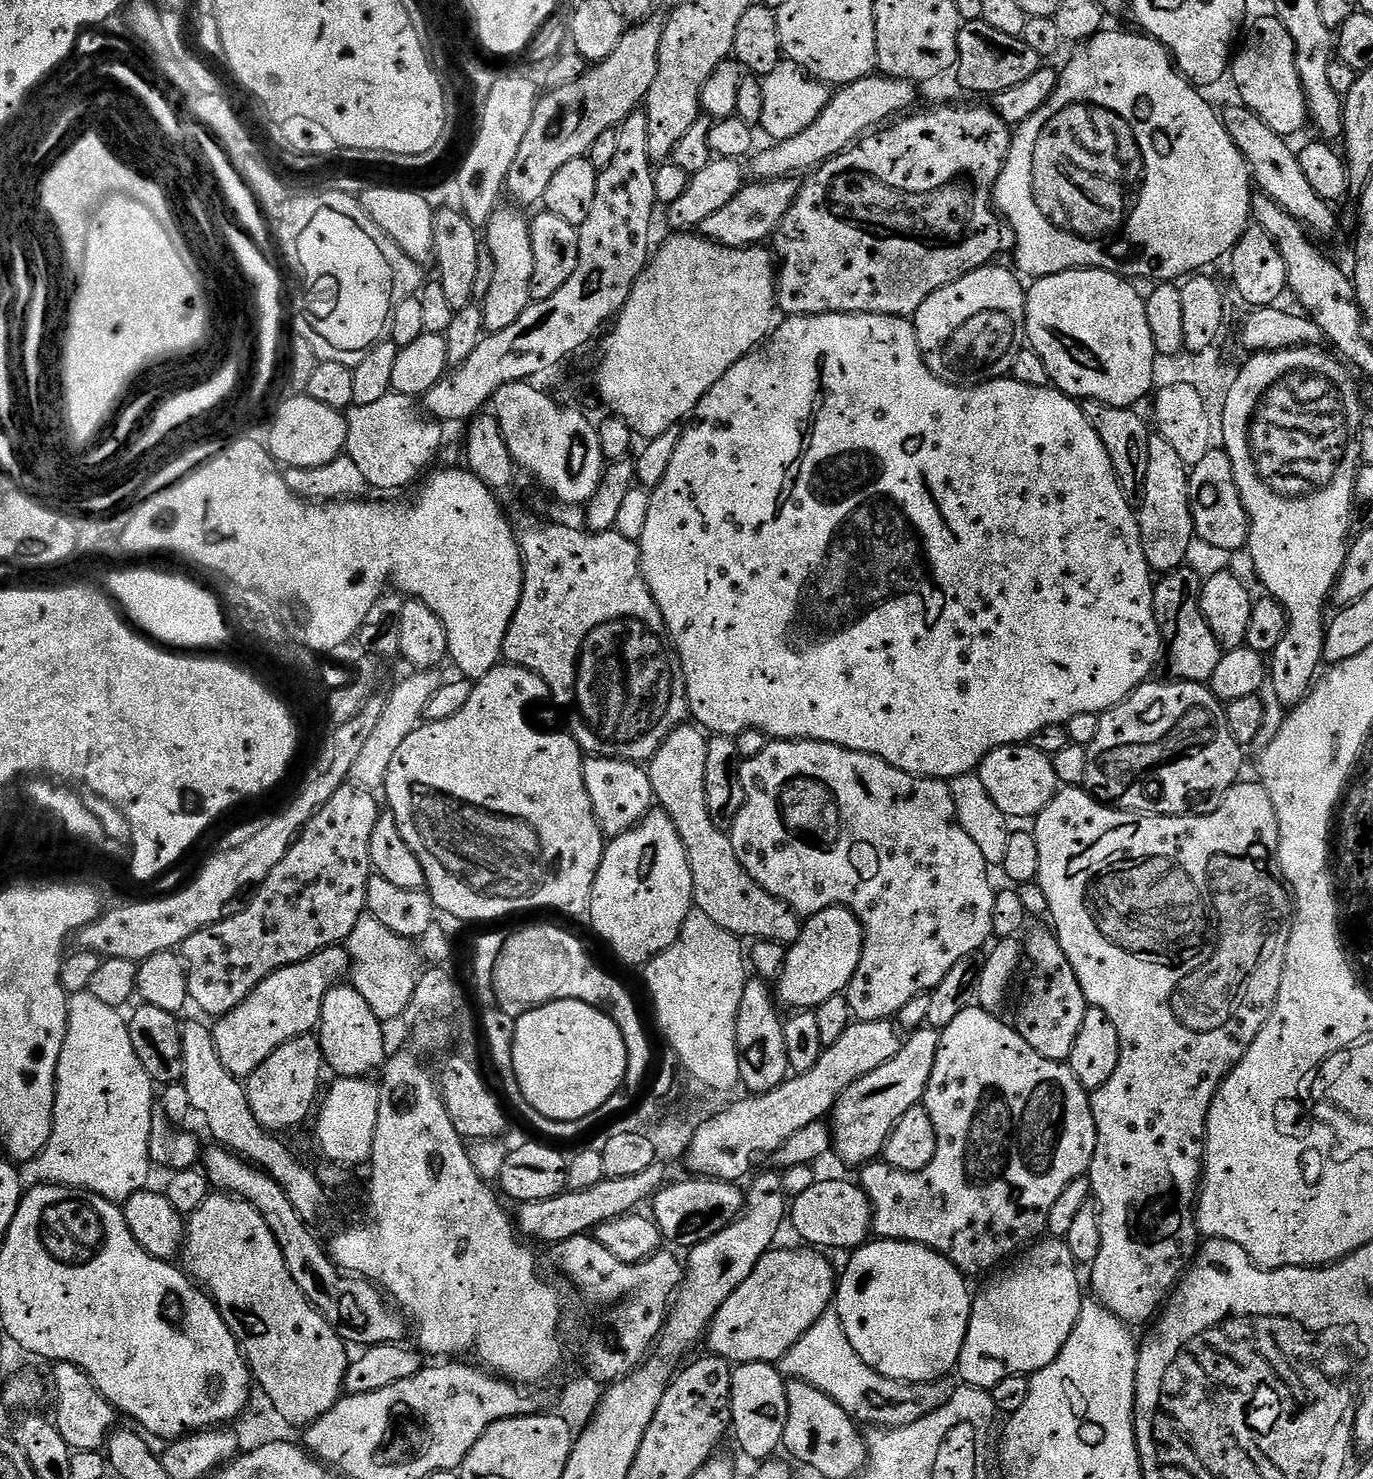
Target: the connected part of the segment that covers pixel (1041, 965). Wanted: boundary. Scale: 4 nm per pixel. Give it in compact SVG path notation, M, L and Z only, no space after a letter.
M1047 931L1036 932L1028 941L1023 941L1028 985L1024 988L1020 1009L1016 1012L1014 1027L1017 1034L1026 1038L1026 1042L1030 1042L1030 1046L1042 1054L1042 1058L1064 1062L1072 1052L1074 1038L1078 1038L1078 1030L1082 1030L1082 1018L1086 1018L1086 1010L1090 1005L1082 994L1082 986L1078 986L1070 958L1062 954L1062 946L1056 940L1055 931Z

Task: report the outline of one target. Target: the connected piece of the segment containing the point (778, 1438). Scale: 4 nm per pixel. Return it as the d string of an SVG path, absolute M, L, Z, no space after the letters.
M738 1364L732 1369L731 1435L755 1462L763 1462L781 1451L788 1417L788 1385L776 1364Z

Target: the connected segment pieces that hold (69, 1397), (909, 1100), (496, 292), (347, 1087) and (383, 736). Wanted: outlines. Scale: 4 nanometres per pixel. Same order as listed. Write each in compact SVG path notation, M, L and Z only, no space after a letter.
M57 1363L52 1372L52 1388L56 1391L56 1416L54 1422L66 1438L73 1452L82 1450L101 1451L108 1443L108 1437L117 1427L116 1407L94 1386L94 1382L78 1366Z
M927 1026L915 1029L890 1062L878 1066L878 1070L870 1070L866 1078L858 1078L854 1086L841 1094L830 1113L835 1155L840 1155L848 1164L863 1166L873 1163L883 1153L898 1118L924 1100L930 1074L934 1074L934 1058L938 1058L939 1045L937 1029Z
M498 207L486 227L486 247L497 263L489 296L482 303L484 328L489 333L506 330L506 326L514 326L514 322L522 318L528 305L533 303L530 294L530 286L534 278L532 225L527 215L524 217L522 213L515 212L520 210L512 208Z
M339 1077L334 1082L328 1094L325 1093L316 1116L320 1150L329 1163L337 1166L365 1165L371 1161L377 1134L380 1087L367 1077Z
M416 670L408 676L392 693L387 693L382 710L382 718L378 721L378 727L370 734L370 739L362 745L362 751L358 754L358 762L354 762L351 779L364 788L373 790L383 789L386 782L386 770L390 770L390 762L394 759L394 753L402 747L402 742L414 734L424 720L426 702L430 702L430 694L444 685L445 673L440 670Z

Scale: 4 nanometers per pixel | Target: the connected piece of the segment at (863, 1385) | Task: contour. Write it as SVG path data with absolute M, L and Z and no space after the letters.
M832 1310L818 1318L818 1322L814 1322L814 1326L810 1326L810 1330L806 1330L806 1334L802 1334L784 1355L782 1372L785 1377L810 1382L822 1390L822 1394L834 1398L834 1402L861 1425L882 1428L910 1426L934 1414L934 1410L948 1403L954 1391L954 1384L948 1378L931 1384L907 1384L878 1374L858 1358L858 1350L850 1346L850 1338L846 1338L846 1330L842 1330L842 1322Z

